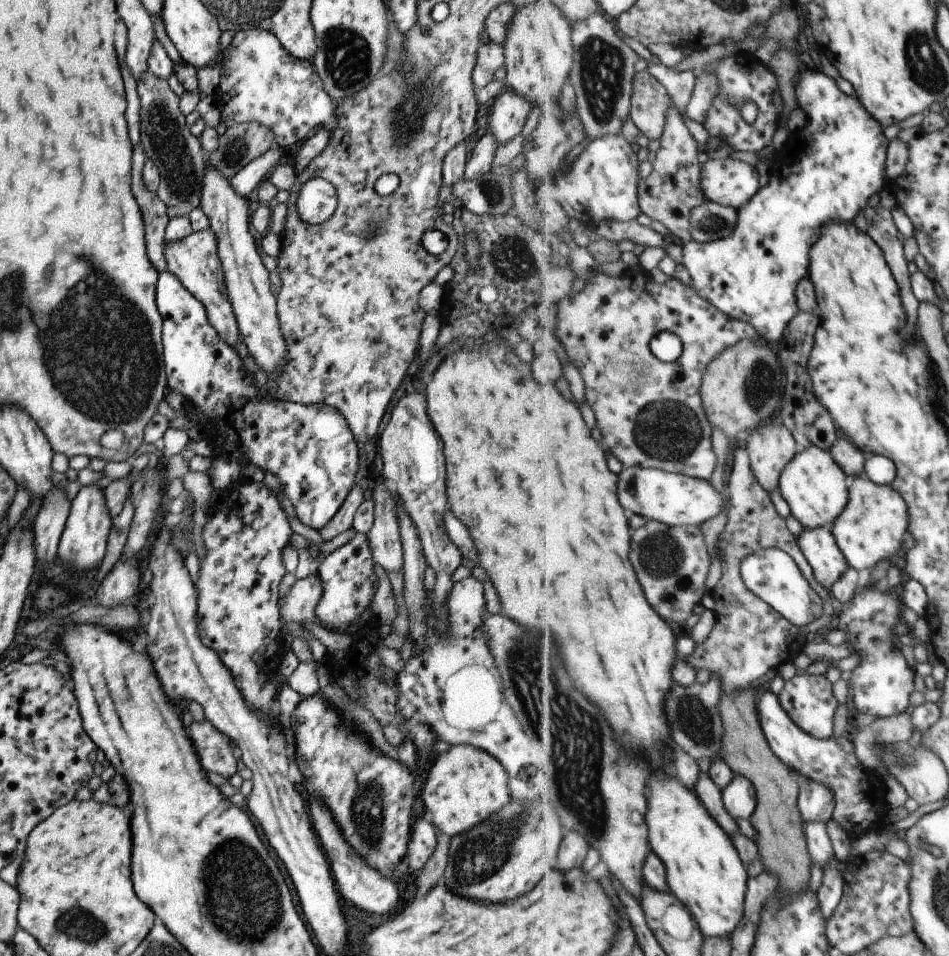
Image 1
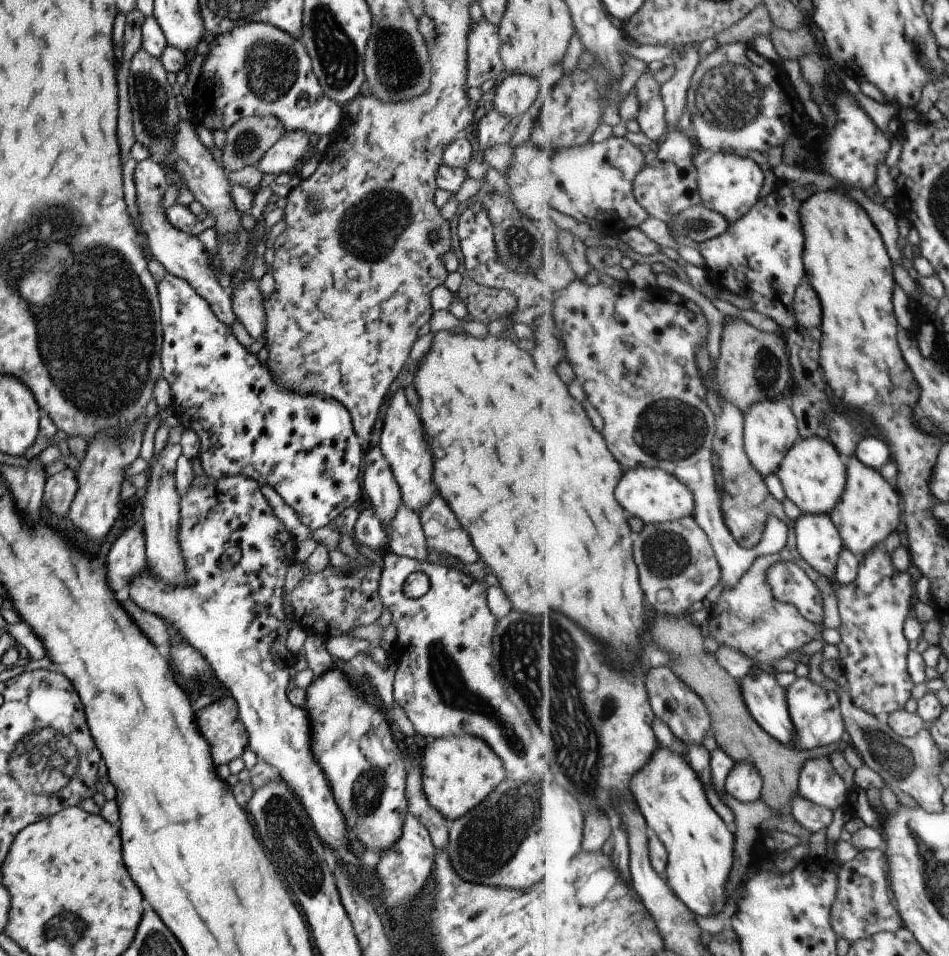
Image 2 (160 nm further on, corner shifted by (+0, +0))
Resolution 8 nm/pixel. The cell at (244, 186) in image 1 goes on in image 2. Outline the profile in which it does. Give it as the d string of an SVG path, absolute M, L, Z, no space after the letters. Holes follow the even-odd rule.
M300 130L284 131L273 146L257 161L255 165L268 179L294 170L297 162L303 160L309 146L309 135Z

